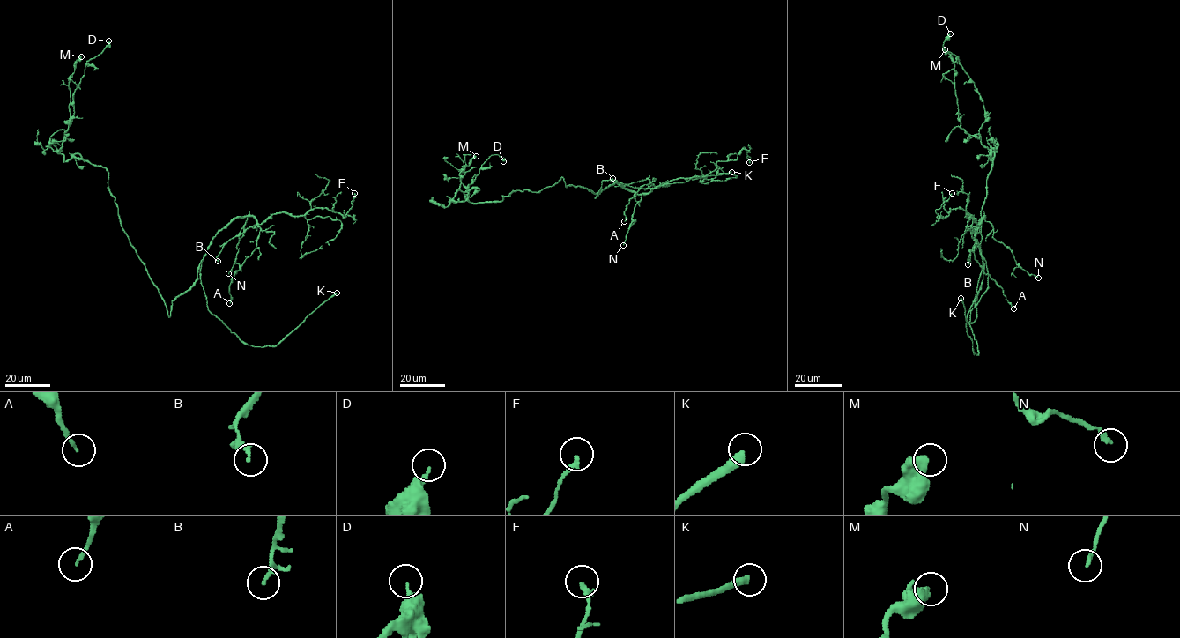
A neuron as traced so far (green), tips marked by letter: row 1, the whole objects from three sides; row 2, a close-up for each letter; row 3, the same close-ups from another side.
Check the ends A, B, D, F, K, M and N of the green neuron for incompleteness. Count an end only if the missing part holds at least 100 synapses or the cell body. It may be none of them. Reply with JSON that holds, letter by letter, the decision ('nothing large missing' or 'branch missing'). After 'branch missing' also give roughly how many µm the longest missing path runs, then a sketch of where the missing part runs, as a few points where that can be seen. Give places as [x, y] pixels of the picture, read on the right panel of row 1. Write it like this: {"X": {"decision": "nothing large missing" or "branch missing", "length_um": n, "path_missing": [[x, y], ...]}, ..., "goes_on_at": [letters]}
{"A": {"decision": "nothing large missing"}, "B": {"decision": "nothing large missing"}, "D": {"decision": "nothing large missing"}, "F": {"decision": "nothing large missing"}, "K": {"decision": "branch missing", "length_um": 10, "path_missing": [[961, 298], [960, 283], [957, 280]]}, "M": {"decision": "nothing large missing"}, "N": {"decision": "nothing large missing"}, "goes_on_at": ["K"]}

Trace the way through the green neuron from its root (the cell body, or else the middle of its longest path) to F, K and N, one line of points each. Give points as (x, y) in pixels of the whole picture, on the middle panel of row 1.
F: (551, 186), (562, 177), (566, 186), (593, 193), (616, 182), (648, 194), (703, 176), (744, 147), (749, 162)
K: (551, 186), (562, 177), (566, 186), (582, 187), (598, 193), (595, 197), (603, 181), (655, 189), (731, 172)
N: (551, 186), (562, 177), (566, 186), (582, 186), (593, 193), (616, 182), (642, 195), (634, 208), (623, 245)

